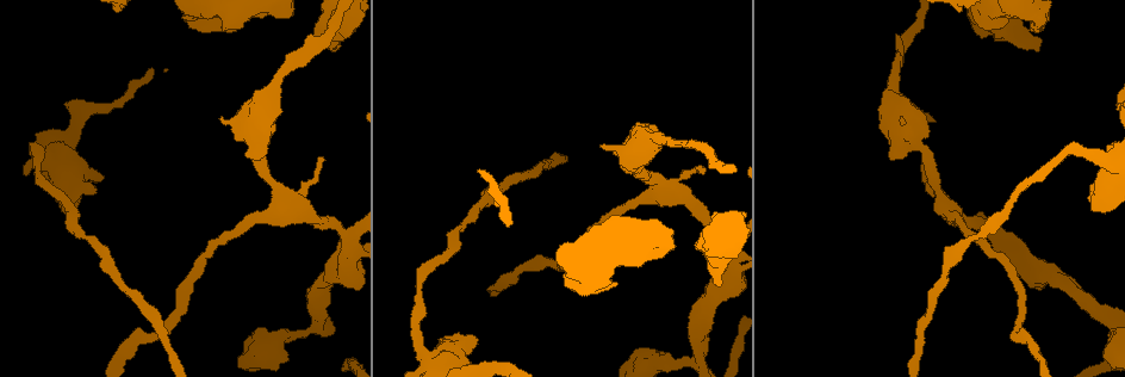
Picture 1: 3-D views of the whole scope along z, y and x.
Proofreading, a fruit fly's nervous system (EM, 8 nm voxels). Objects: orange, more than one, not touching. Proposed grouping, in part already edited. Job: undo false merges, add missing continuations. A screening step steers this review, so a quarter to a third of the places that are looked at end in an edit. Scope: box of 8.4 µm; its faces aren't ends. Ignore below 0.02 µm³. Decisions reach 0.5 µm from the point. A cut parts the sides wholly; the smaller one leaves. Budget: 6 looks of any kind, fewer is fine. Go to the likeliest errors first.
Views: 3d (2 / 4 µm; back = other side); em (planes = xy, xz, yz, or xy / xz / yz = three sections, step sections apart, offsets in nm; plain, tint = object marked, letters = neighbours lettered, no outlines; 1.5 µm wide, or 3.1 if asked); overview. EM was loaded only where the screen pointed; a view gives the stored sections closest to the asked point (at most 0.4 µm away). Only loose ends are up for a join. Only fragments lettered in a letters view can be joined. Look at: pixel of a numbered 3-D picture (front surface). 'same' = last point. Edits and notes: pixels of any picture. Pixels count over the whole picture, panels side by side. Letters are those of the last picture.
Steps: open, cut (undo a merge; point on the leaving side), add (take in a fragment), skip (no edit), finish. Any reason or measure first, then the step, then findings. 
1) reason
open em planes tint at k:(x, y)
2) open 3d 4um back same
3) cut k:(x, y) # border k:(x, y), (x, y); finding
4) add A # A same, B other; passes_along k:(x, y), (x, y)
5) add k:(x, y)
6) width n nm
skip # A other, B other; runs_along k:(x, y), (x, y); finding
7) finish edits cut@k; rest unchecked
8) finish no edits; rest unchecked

stops while still wide
open 3d 4um at 1:(1036, 50)

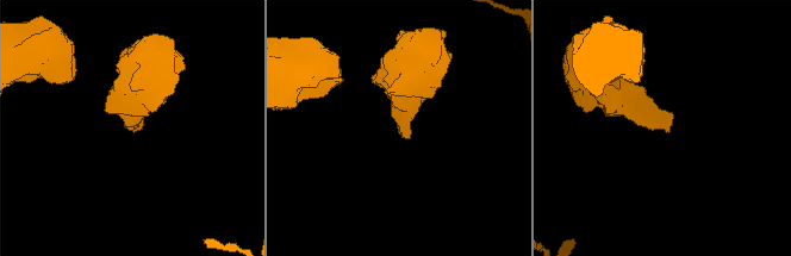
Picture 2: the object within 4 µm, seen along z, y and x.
need the tissue
open em xy step 4 tint at 2:(666, 130)

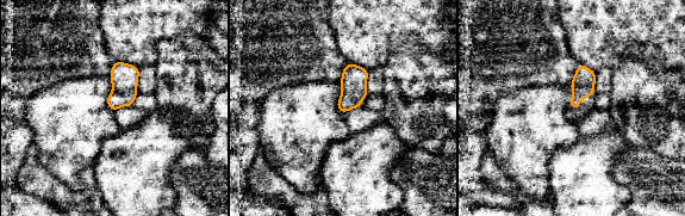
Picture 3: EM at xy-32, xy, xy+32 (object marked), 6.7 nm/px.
cut it another way
open em planes letters same

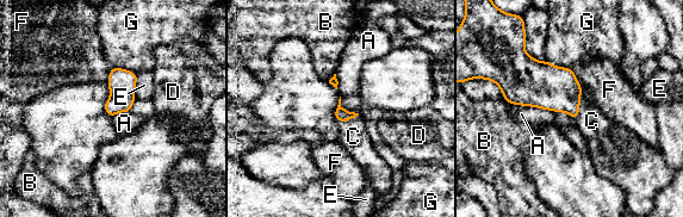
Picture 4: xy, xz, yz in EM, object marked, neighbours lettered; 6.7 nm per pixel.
add C # A other, B other, C same, D other, E other, F other, G other; the cell continues

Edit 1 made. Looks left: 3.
redraw
open overview

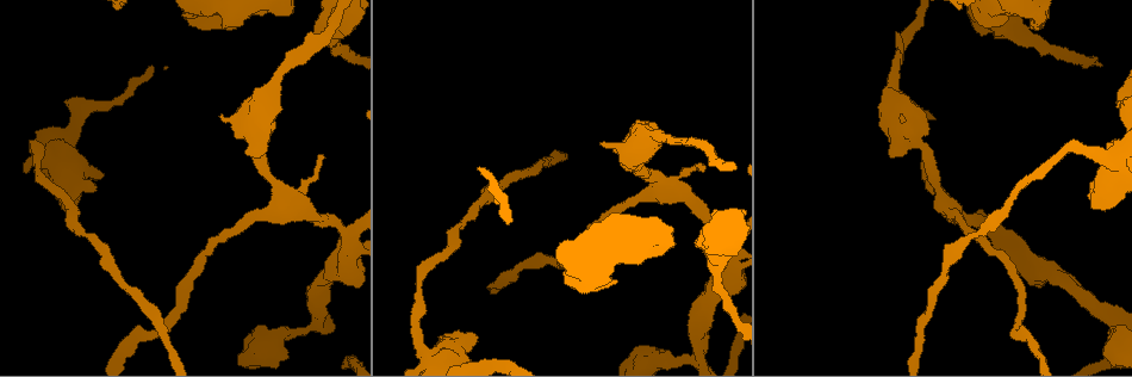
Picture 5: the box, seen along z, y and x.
thin neck
open em planes letters at 5:(346, 236)

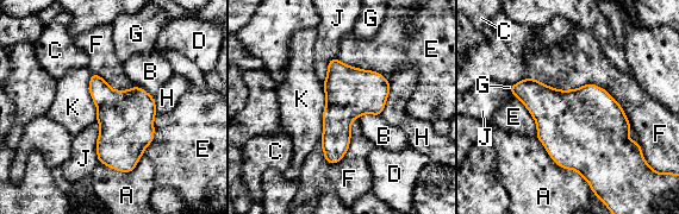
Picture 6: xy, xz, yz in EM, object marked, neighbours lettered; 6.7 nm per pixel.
width 340 nm
skip # A other, B other, C other, D other, E other, F other, G other, H other, J other, K other; border 6:(589, 82), (618, 104), (642, 151); one cell here

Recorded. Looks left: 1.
finish edits add@4; rest unchecked

